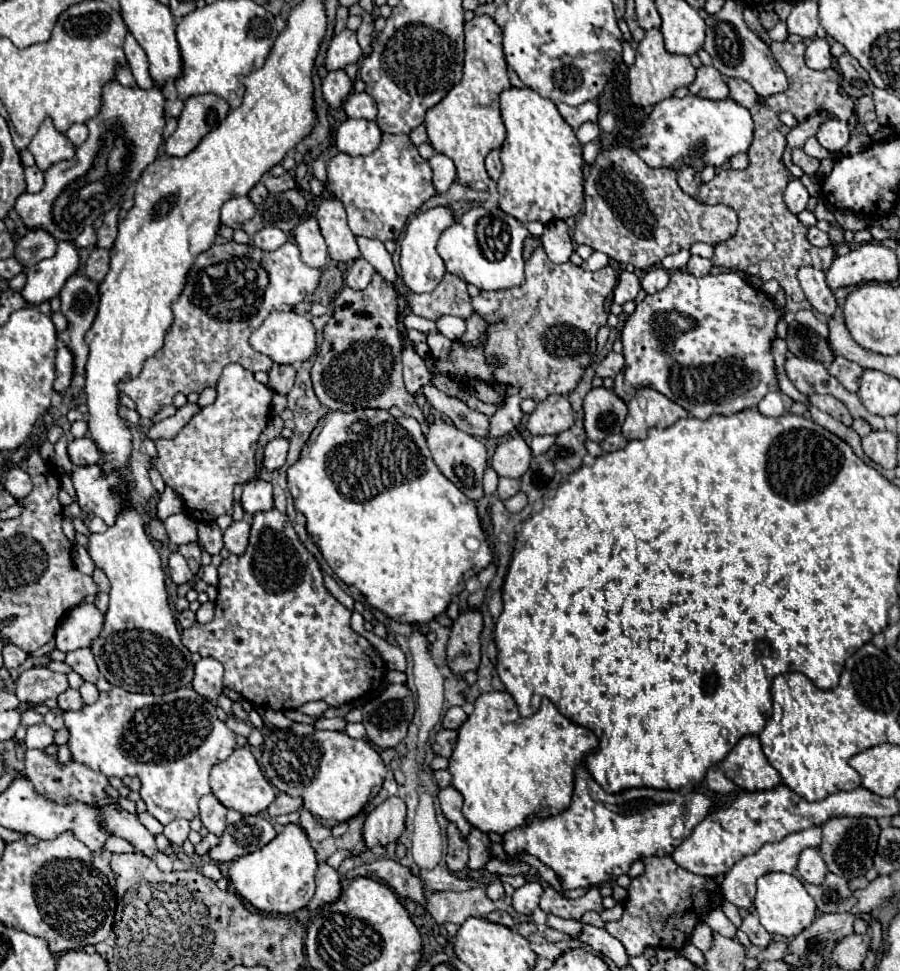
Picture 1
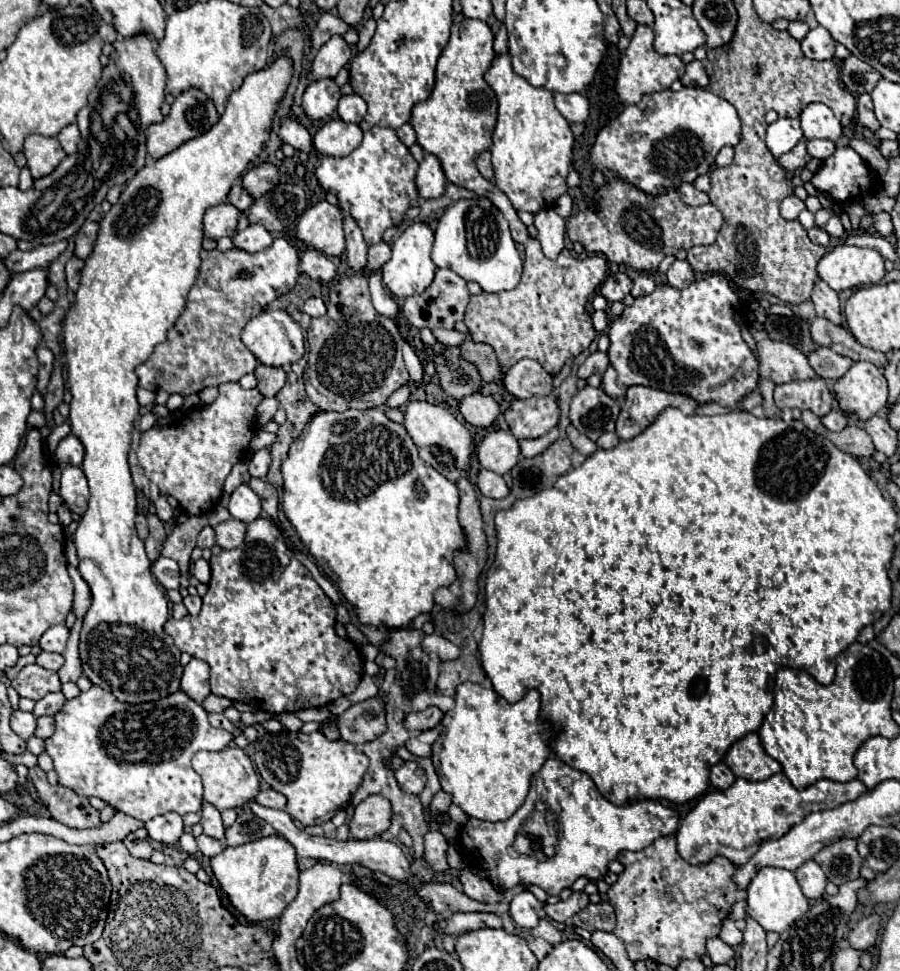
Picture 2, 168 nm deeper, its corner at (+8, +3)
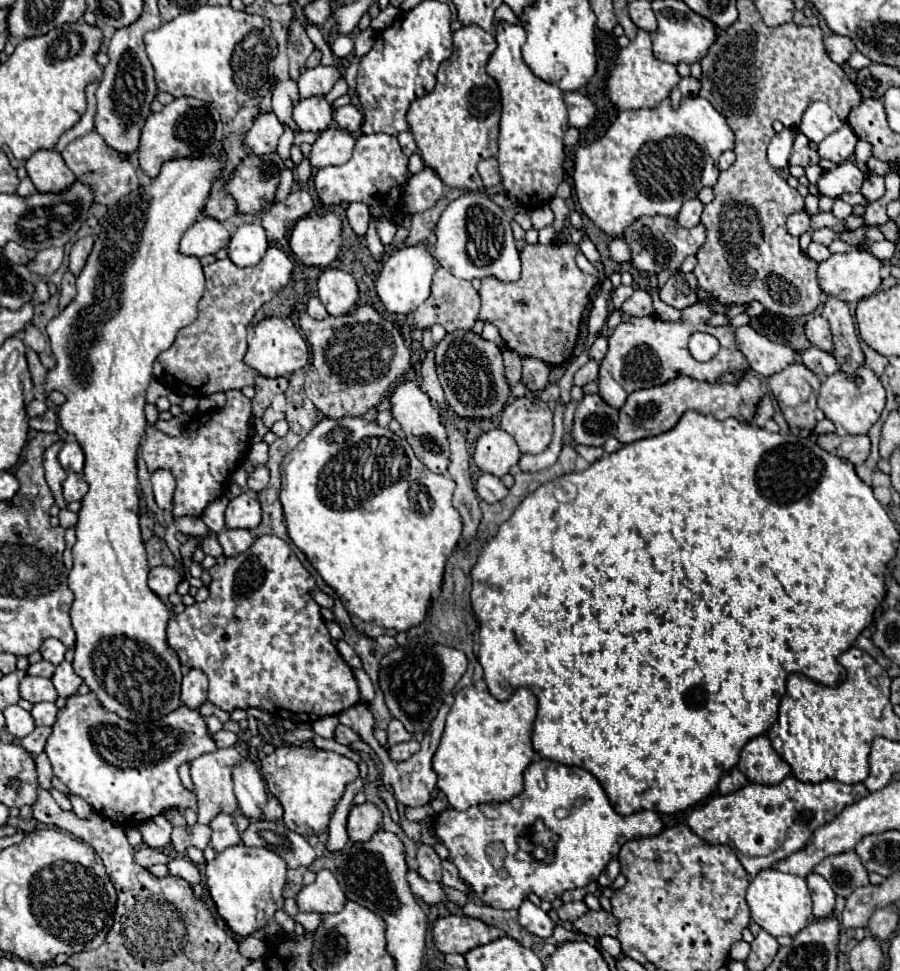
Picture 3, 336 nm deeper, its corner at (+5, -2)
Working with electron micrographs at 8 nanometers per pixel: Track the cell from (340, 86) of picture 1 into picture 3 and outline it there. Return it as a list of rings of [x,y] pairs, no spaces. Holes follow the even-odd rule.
[[[310,96],[294,106],[294,122],[302,132],[322,132],[332,122],[332,104],[326,96]]]

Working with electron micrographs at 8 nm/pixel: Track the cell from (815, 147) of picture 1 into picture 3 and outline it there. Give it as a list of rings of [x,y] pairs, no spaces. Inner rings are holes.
[[[844,124],[838,132],[830,134],[828,138],[824,138],[818,144],[818,154],[824,160],[840,164],[840,162],[844,162],[846,158],[850,158],[854,154],[856,142],[858,142],[858,138],[856,138],[854,130],[850,130],[850,126]]]

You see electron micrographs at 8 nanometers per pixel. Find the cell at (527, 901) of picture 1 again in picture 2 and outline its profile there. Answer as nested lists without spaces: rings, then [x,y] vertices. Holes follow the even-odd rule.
[[[523,891],[513,897],[509,913],[519,927],[531,929],[539,925],[539,909],[541,909],[541,903],[535,899],[535,895],[531,891]]]

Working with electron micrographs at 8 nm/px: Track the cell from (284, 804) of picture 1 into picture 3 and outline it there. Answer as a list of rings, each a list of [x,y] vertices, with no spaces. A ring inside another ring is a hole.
[[[274,796],[268,800],[268,804],[266,804],[266,808],[262,812],[264,812],[266,820],[282,820],[282,804]]]

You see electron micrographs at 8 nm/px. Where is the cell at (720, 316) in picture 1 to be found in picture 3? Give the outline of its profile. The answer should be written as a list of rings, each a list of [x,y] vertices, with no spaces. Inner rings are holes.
[[[698,300],[692,306],[682,310],[682,318],[678,322],[664,322],[658,316],[632,316],[628,322],[616,326],[616,330],[608,338],[608,354],[600,362],[598,384],[600,394],[610,406],[622,408],[628,395],[640,388],[652,388],[666,384],[678,376],[690,376],[700,382],[724,382],[728,374],[748,370],[746,356],[740,352],[734,340],[734,328],[730,326],[708,326],[706,320],[714,316],[714,310],[708,302]],[[692,332],[708,332],[720,342],[720,352],[708,362],[702,364],[694,360],[688,352],[688,338]]]

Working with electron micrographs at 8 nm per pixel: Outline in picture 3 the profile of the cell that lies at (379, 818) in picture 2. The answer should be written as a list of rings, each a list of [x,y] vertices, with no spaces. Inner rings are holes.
[[[370,802],[354,806],[348,818],[348,836],[352,842],[368,842],[382,828],[382,810]]]

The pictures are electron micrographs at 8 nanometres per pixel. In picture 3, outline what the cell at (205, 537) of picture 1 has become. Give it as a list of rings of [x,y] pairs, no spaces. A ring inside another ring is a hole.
[[[216,536],[206,538],[206,540],[202,542],[202,552],[204,552],[204,554],[210,554],[210,556],[214,556],[214,558],[222,556],[222,548],[220,548],[220,544],[218,544],[218,538],[216,538]]]

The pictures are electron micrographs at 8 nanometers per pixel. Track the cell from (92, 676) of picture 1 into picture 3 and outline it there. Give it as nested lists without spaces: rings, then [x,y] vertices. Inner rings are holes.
[[[40,660],[38,664],[30,664],[26,672],[28,672],[28,674],[32,674],[32,676],[52,678],[52,676],[54,676],[54,670],[56,670],[56,666],[54,666],[52,662],[48,662],[48,660]]]

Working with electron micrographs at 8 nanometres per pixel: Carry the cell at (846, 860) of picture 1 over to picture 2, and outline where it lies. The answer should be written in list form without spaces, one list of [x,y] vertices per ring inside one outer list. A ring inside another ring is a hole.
[[[841,839],[837,843],[827,845],[813,857],[813,861],[825,871],[827,879],[835,885],[843,885],[859,877],[861,857],[857,853],[855,839]]]

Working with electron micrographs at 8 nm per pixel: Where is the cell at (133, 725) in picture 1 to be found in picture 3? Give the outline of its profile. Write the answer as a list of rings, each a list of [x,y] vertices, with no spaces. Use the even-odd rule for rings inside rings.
[[[88,692],[86,696],[74,694],[68,698],[66,706],[58,710],[58,718],[52,726],[52,736],[48,738],[44,748],[54,774],[60,778],[62,784],[66,784],[70,794],[82,796],[92,808],[96,808],[98,814],[118,822],[120,826],[140,824],[172,808],[192,808],[196,812],[196,794],[182,784],[178,768],[214,750],[218,750],[218,746],[198,710],[180,706],[158,720],[138,724],[124,720],[114,712],[108,712],[92,692]]]

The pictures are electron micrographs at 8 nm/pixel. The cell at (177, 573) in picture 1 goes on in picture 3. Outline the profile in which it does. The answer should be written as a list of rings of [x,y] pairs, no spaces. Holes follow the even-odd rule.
[[[156,566],[150,570],[150,576],[148,576],[148,586],[160,596],[160,598],[166,598],[170,594],[176,592],[180,584],[180,574],[176,568],[172,566]]]

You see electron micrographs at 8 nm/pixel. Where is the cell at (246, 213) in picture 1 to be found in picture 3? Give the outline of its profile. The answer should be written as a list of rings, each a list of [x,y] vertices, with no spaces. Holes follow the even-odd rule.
[[[204,216],[198,220],[186,234],[182,236],[180,242],[180,252],[186,256],[206,256],[206,254],[216,254],[220,248],[226,248],[230,244],[230,232],[224,228],[222,222],[216,218]]]

